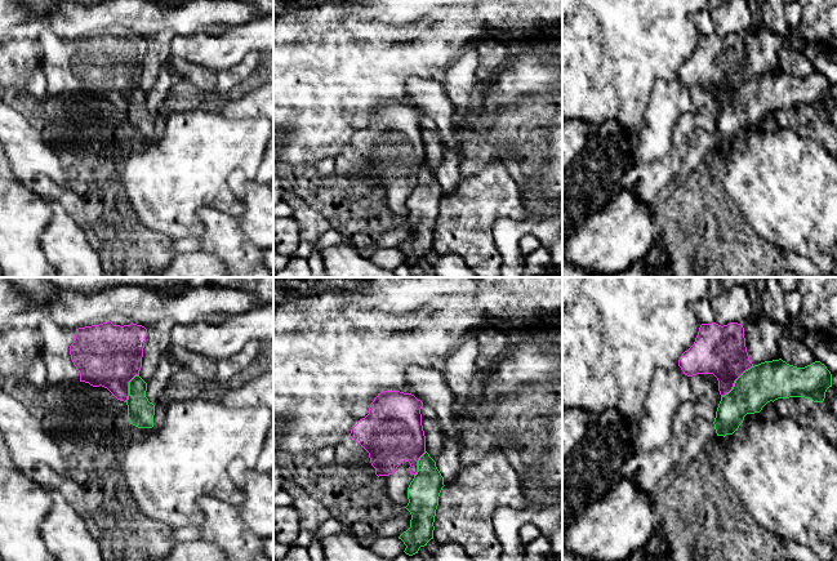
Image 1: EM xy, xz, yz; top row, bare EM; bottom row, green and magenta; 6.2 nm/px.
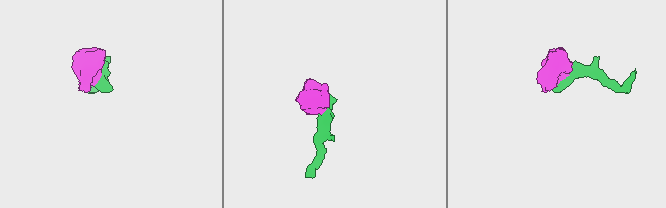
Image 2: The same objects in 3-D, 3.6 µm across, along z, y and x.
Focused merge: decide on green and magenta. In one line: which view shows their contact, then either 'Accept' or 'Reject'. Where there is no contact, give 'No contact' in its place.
Touches green in yz. Reject

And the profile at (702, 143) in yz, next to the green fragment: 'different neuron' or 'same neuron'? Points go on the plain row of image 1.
same neuron

